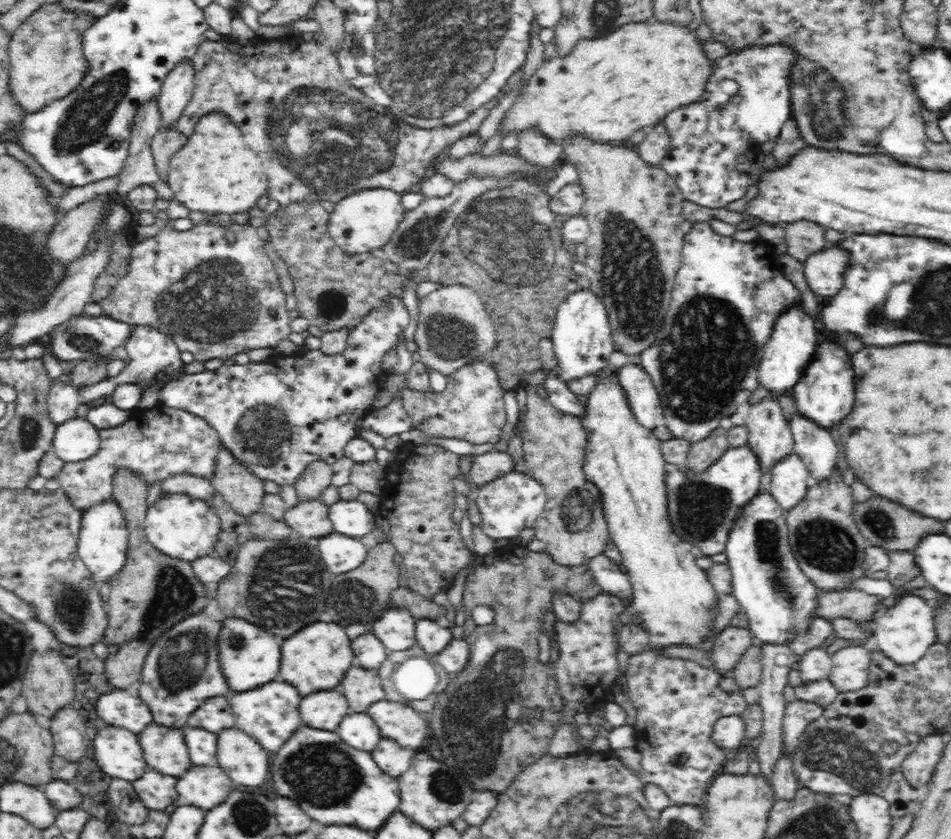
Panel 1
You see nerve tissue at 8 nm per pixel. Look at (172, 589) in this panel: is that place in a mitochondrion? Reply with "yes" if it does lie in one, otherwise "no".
yes

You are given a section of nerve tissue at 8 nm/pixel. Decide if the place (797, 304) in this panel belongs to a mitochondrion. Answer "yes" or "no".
no

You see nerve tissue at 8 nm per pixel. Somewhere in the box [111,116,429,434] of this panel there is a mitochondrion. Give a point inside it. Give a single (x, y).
(202, 305)

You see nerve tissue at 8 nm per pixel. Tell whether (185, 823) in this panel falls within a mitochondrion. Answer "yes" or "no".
no

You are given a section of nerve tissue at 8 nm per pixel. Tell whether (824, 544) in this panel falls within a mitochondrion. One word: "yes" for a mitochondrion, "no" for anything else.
yes

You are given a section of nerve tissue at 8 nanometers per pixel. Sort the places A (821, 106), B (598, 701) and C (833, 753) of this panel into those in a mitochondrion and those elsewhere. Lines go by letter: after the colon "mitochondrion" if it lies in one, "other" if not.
A: mitochondrion
B: other
C: mitochondrion

